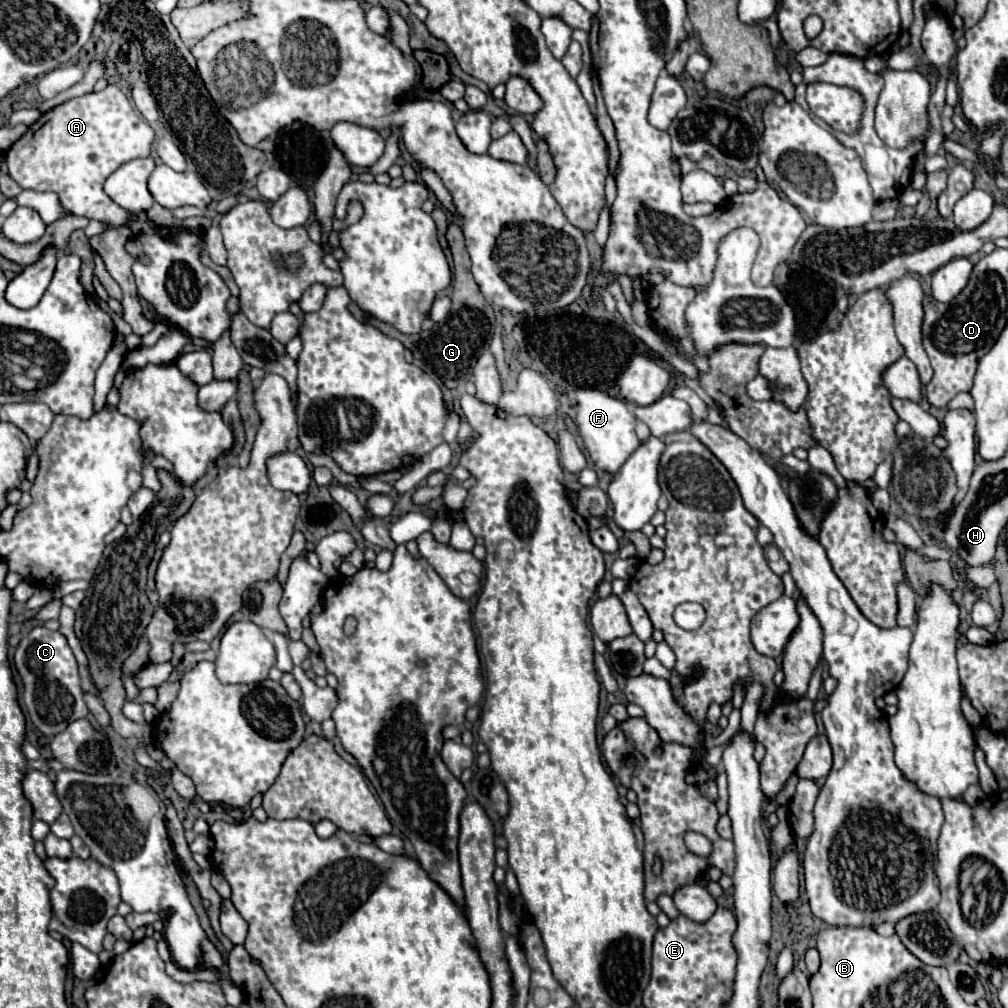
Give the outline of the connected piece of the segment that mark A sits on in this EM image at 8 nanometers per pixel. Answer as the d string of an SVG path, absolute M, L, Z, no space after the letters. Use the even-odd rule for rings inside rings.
M108 84L102 92L72 98L44 112L6 152L6 166L8 174L22 188L56 192L70 214L108 222L118 228L128 220L128 212L104 194L102 184L122 164L134 158L148 158L152 142L152 126L134 110L118 86Z

